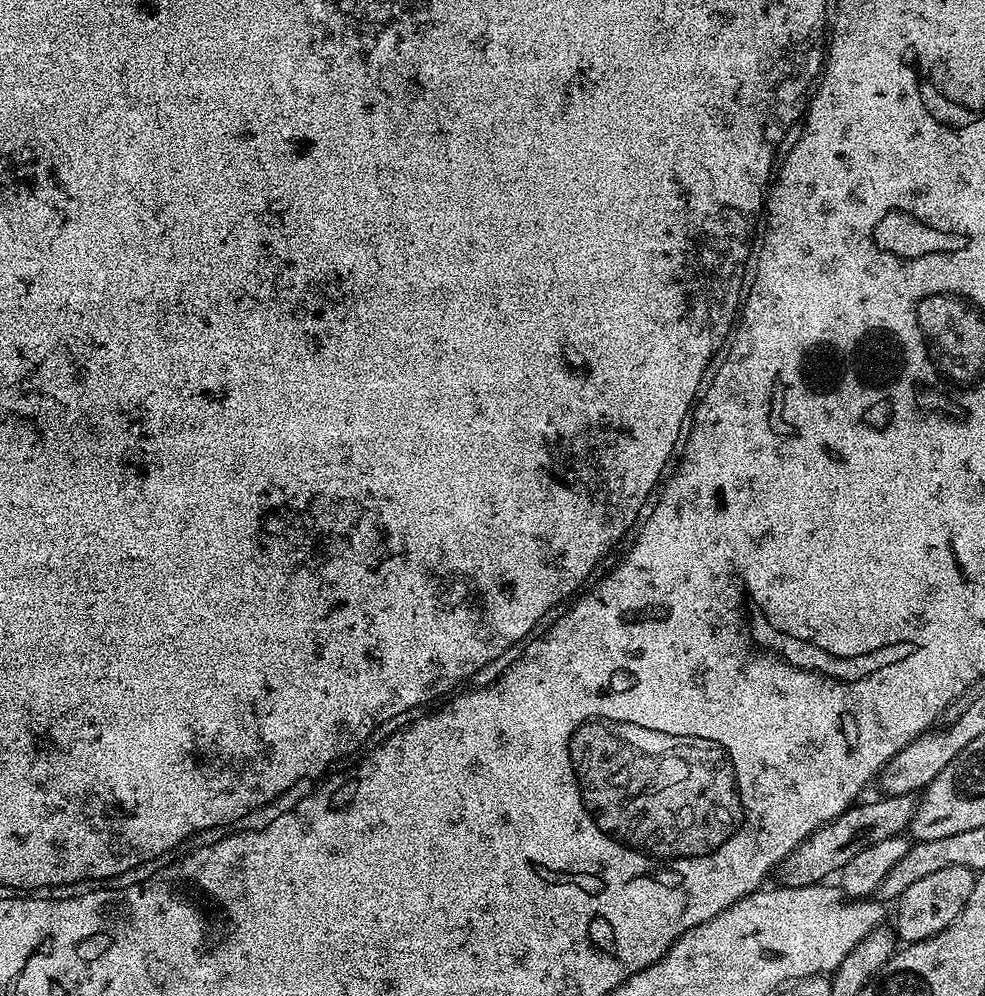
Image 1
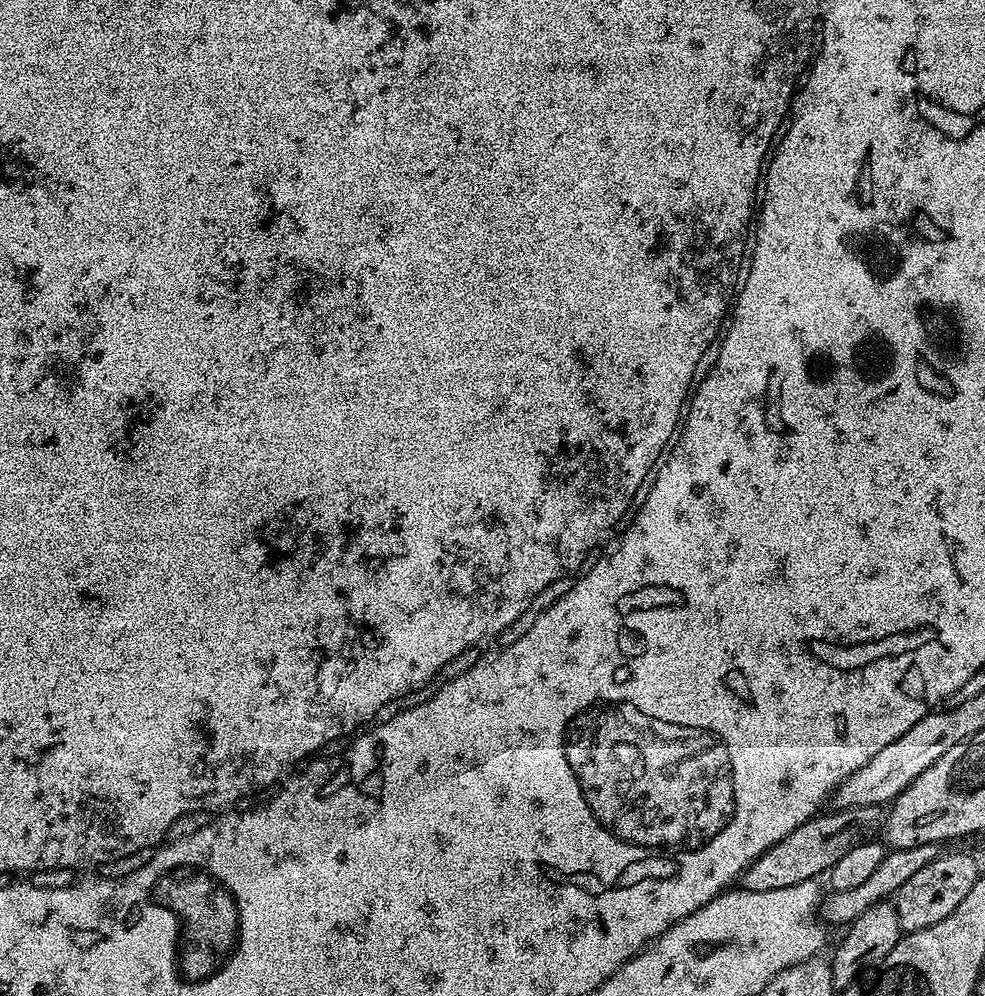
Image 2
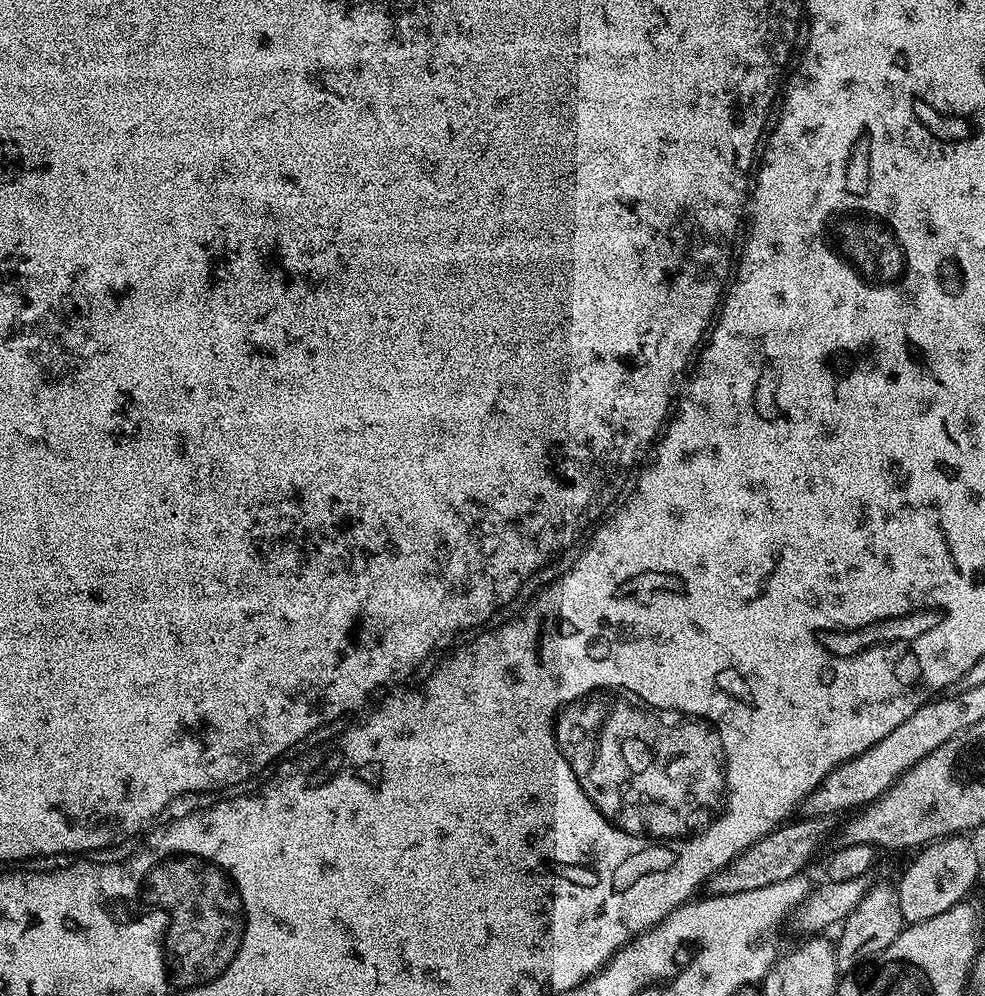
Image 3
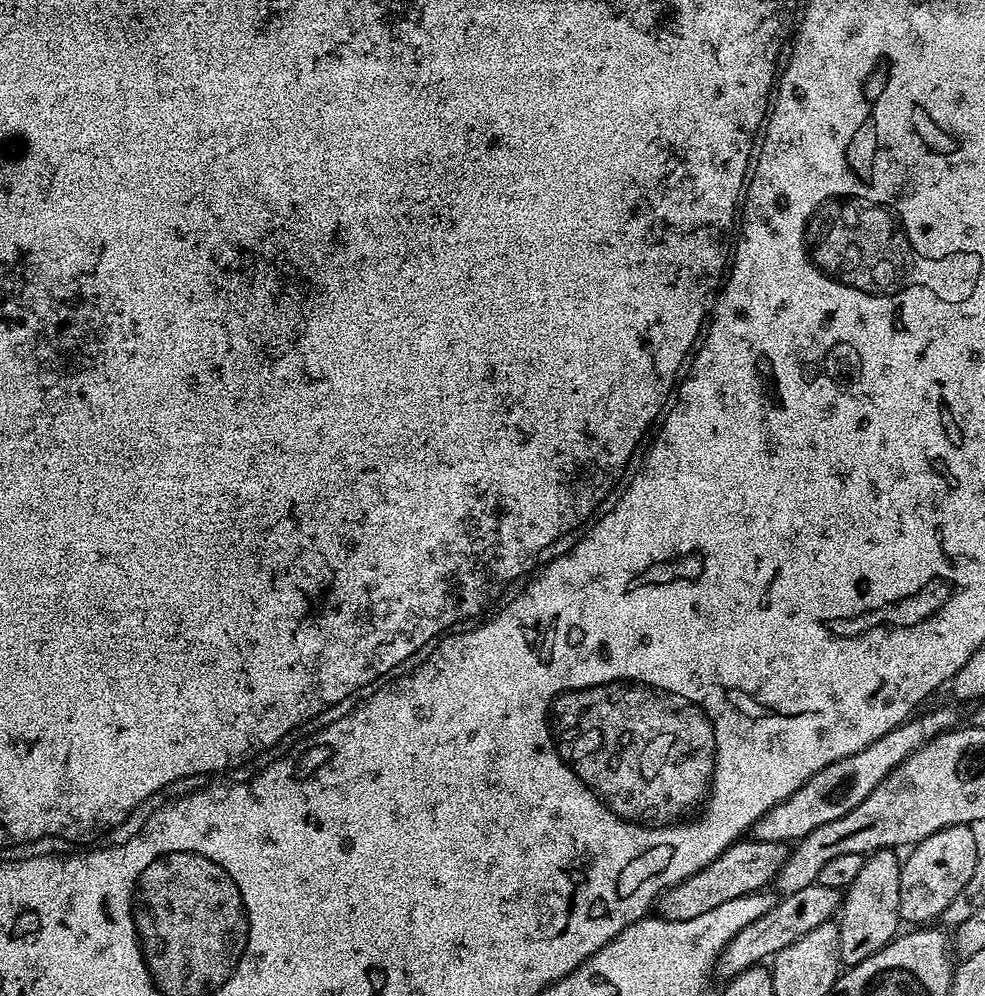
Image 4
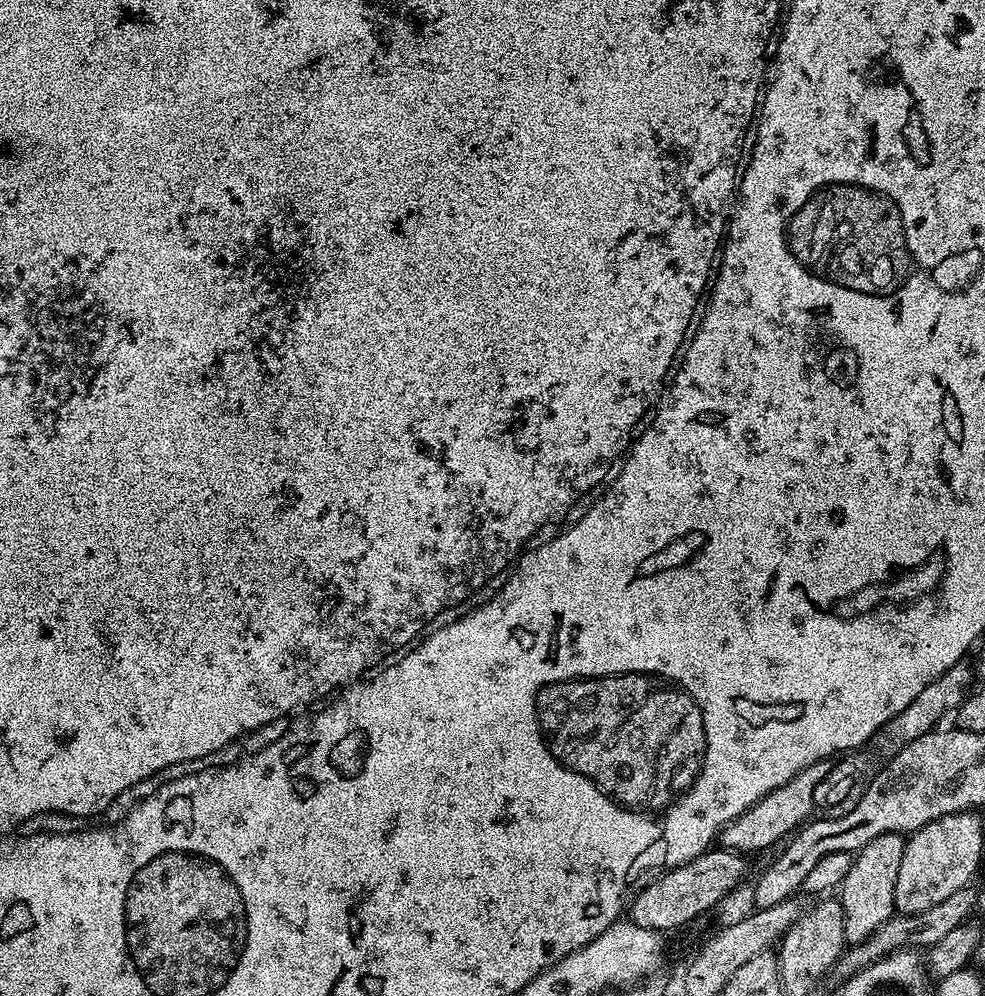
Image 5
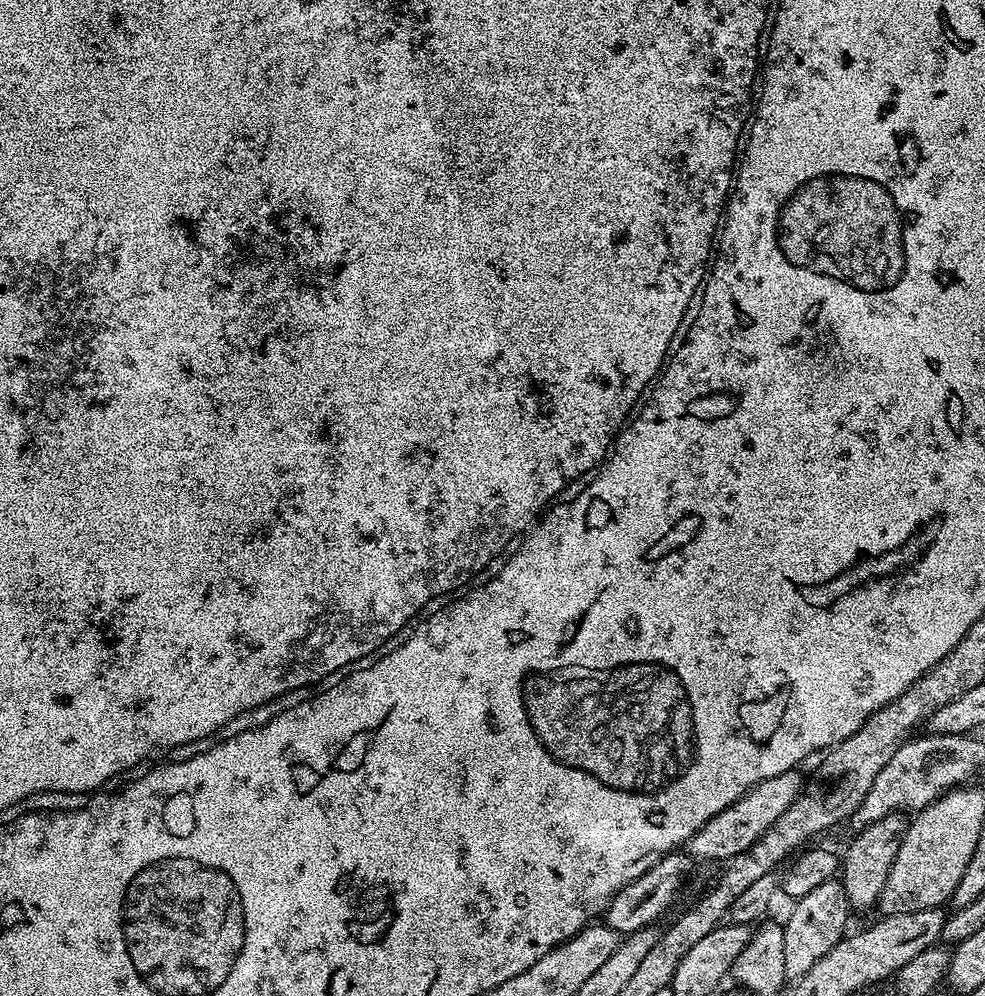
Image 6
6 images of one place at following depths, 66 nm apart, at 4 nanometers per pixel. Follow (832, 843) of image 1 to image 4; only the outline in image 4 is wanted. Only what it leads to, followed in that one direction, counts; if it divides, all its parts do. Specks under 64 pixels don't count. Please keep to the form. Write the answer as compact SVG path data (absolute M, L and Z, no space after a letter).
M741 838L725 852L718 854L718 858L710 862L710 866L698 870L698 874L690 874L690 878L668 889L658 901L659 915L666 920L698 918L698 914L715 910L722 906L722 902L748 896L751 892L764 892L767 884L769 887L775 881L782 866L788 861L789 853L787 844Z

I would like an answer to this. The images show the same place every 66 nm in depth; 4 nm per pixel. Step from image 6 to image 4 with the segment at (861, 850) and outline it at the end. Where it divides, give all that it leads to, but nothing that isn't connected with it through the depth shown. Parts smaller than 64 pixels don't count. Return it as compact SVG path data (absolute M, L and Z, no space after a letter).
M879 848L864 856L862 870L858 870L858 878L843 893L838 913L841 965L851 966L881 952L901 931L901 867L901 857L891 848Z

